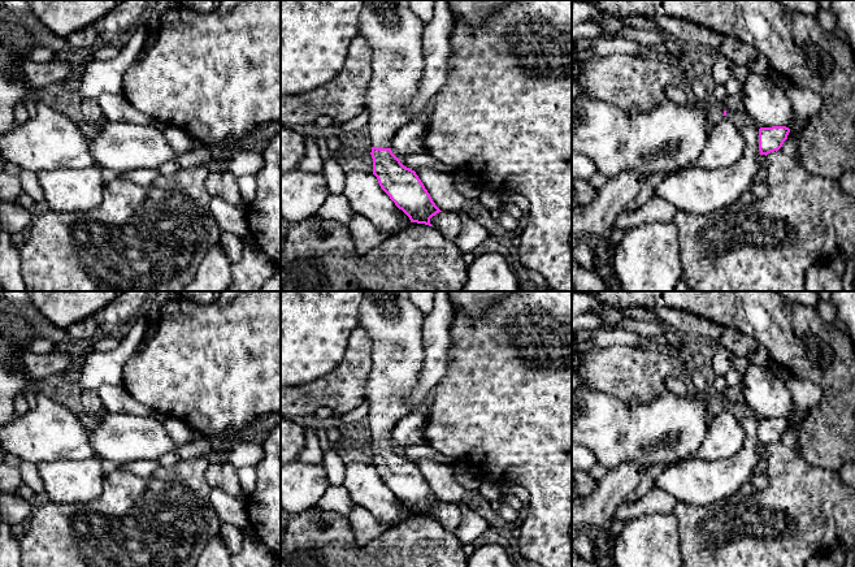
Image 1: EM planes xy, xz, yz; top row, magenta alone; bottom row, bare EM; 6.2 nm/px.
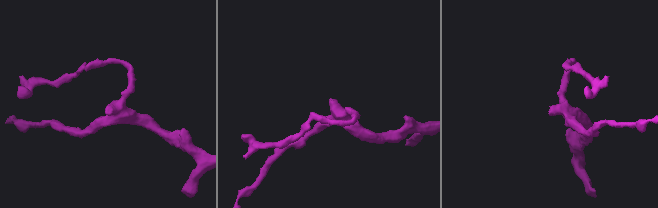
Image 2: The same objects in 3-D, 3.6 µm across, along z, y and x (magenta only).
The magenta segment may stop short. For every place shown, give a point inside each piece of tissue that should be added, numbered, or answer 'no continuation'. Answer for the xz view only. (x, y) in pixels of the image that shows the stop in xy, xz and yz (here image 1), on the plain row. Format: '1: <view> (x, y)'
1: xz (393, 321)

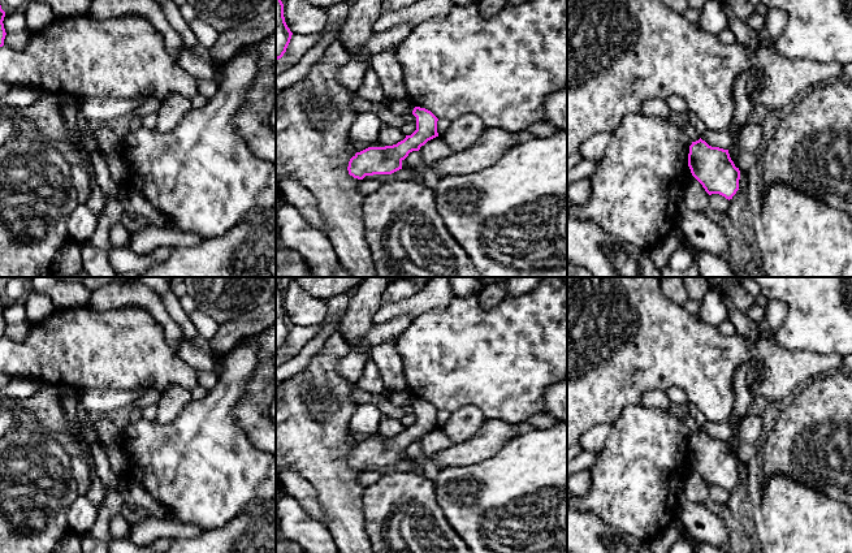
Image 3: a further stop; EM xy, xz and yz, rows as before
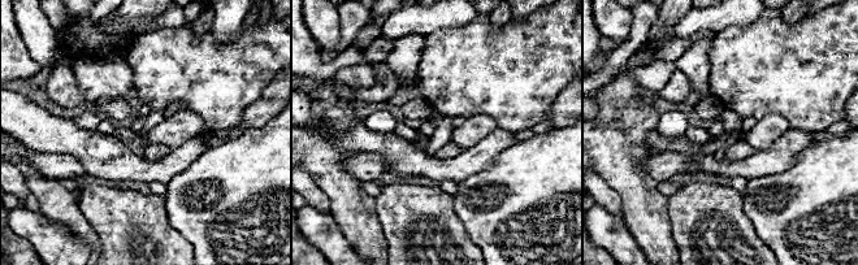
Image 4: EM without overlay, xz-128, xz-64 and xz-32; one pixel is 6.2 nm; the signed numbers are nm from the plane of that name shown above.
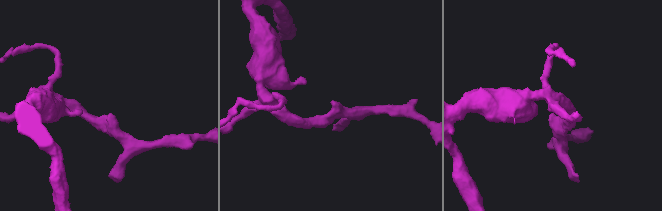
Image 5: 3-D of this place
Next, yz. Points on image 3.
no continuation

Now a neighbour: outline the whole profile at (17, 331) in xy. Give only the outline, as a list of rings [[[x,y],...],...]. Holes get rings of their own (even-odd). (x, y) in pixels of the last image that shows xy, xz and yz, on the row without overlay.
[[[29,321],[7,324],[5,330],[4,330],[4,337],[21,341],[26,337],[29,325],[30,325]]]

